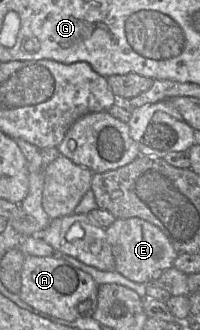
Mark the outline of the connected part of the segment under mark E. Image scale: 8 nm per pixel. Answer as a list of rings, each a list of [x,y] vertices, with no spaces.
[[[116,218],[105,229],[106,238],[115,260],[114,270],[133,282],[151,283],[163,271],[173,266],[179,254],[162,230],[141,218]]]

